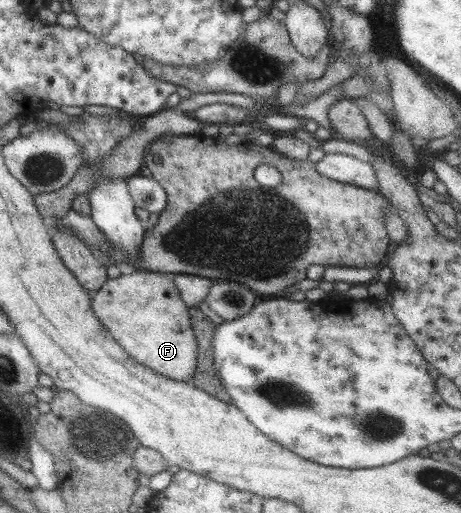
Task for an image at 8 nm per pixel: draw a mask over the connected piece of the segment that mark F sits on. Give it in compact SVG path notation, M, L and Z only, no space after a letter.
M124 270L117 279L108 279L96 291L90 306L98 322L104 325L108 334L130 358L168 379L190 382L197 365L197 342L189 321L188 307L180 300L173 281L164 279L158 272Z

